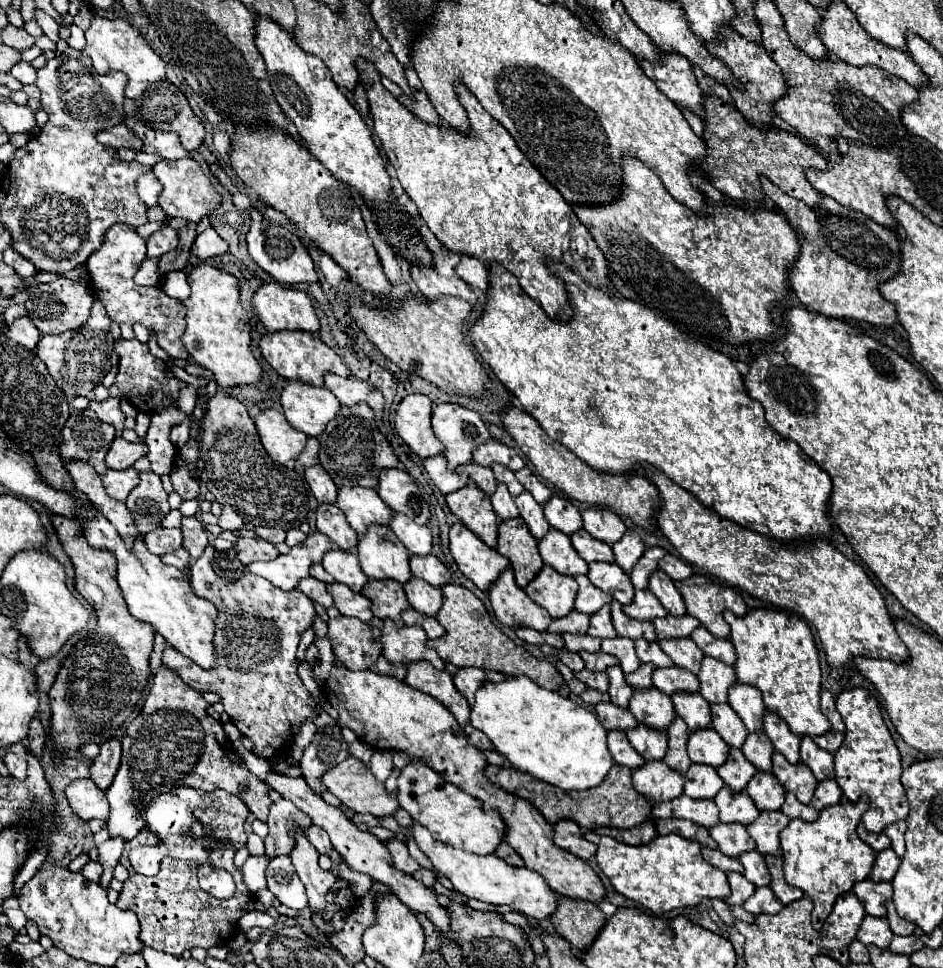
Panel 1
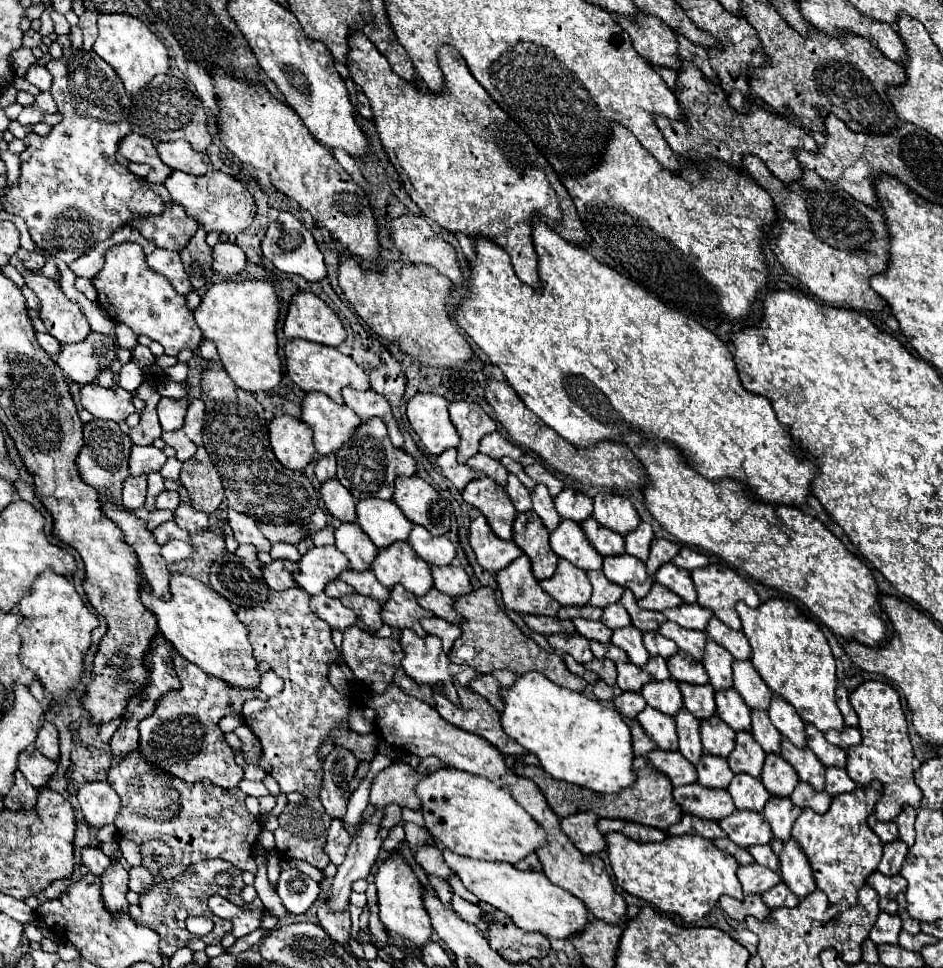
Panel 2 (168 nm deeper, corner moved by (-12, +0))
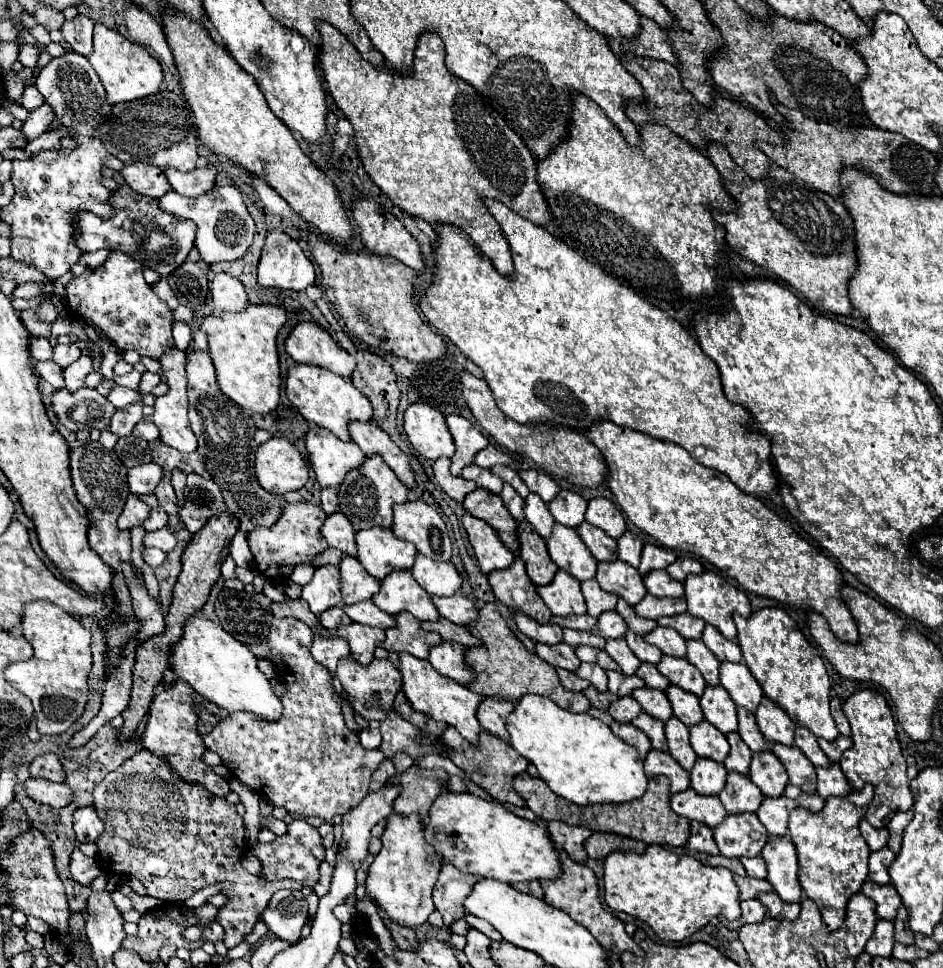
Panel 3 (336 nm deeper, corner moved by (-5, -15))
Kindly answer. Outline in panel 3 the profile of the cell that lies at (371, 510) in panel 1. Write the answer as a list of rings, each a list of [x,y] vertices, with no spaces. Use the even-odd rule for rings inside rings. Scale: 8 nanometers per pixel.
[[[369,528],[357,532],[357,560],[377,580],[395,570],[411,570],[417,550],[413,544],[399,540],[389,528]]]

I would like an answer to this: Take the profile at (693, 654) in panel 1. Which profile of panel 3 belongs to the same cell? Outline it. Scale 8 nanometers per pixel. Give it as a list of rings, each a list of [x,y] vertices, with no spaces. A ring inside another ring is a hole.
[[[657,626],[653,632],[649,632],[647,636],[643,636],[645,642],[657,646],[663,654],[667,656],[677,656],[677,658],[685,658],[685,638],[675,630],[675,628],[663,628]]]

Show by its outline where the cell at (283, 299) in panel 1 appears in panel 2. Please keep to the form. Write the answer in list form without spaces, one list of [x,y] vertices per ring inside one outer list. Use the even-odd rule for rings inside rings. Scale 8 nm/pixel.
[[[300,291],[290,299],[290,309],[284,321],[284,335],[288,339],[302,337],[322,345],[338,347],[346,331],[338,315],[314,293]]]

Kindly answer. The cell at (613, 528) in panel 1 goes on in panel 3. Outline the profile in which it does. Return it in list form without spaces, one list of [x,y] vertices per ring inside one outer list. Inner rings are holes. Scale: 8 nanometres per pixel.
[[[607,498],[589,500],[589,508],[585,512],[585,520],[593,526],[605,530],[611,538],[619,538],[625,532],[625,518],[621,510]]]

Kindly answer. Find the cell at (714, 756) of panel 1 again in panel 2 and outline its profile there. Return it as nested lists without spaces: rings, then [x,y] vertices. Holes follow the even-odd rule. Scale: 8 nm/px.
[[[714,715],[706,721],[702,721],[700,735],[702,735],[702,745],[704,745],[706,753],[728,759],[728,755],[732,753],[734,743],[736,743],[736,733],[720,717]]]

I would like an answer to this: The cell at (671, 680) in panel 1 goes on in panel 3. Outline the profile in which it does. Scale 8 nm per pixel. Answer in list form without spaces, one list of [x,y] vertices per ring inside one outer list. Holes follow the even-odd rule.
[[[663,656],[661,662],[657,664],[657,668],[665,678],[669,678],[671,684],[675,684],[675,686],[679,686],[683,690],[689,690],[695,696],[701,696],[705,686],[707,686],[701,672],[693,664],[689,664],[685,658]]]

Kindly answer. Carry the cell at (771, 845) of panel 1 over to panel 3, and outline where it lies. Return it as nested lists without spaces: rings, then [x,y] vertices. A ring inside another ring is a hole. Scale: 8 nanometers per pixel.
[[[783,796],[777,798],[763,798],[759,810],[757,810],[757,818],[761,820],[761,824],[767,828],[767,832],[771,836],[785,836],[787,834],[787,818],[789,812],[797,806],[795,800]]]

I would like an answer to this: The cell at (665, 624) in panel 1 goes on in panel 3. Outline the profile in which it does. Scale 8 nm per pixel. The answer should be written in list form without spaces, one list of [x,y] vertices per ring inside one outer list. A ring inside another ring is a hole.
[[[683,612],[683,614],[677,614],[677,616],[665,616],[665,618],[659,618],[657,622],[659,622],[659,626],[675,628],[685,638],[701,638],[703,628],[705,628],[705,622],[701,618],[691,616],[689,612]]]

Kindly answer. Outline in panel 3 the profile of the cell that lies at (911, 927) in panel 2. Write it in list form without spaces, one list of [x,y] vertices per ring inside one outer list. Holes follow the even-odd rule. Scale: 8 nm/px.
[[[905,906],[899,908],[897,918],[895,918],[895,940],[903,942],[903,944],[913,944],[913,932],[909,928],[909,918],[907,918]]]

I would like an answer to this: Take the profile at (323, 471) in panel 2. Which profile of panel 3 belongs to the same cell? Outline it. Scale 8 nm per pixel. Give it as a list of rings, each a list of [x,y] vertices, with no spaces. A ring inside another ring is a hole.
[[[325,488],[321,492],[321,506],[325,510],[327,516],[331,516],[333,512],[337,512],[337,492],[333,488]]]

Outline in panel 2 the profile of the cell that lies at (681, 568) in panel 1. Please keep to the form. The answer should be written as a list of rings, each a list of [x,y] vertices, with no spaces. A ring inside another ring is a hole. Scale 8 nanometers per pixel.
[[[682,547],[680,553],[678,553],[678,557],[674,557],[672,563],[674,563],[676,567],[680,567],[680,569],[688,569],[688,571],[692,571],[692,569],[706,567],[706,565],[710,563],[710,559],[708,559],[708,555],[696,551],[696,549]]]

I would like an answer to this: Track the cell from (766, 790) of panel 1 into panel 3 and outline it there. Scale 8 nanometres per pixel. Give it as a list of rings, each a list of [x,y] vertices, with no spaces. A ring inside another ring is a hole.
[[[771,750],[755,752],[749,768],[749,778],[753,780],[753,784],[759,786],[759,790],[765,796],[771,796],[771,798],[781,796],[785,784],[789,782],[783,764]]]

